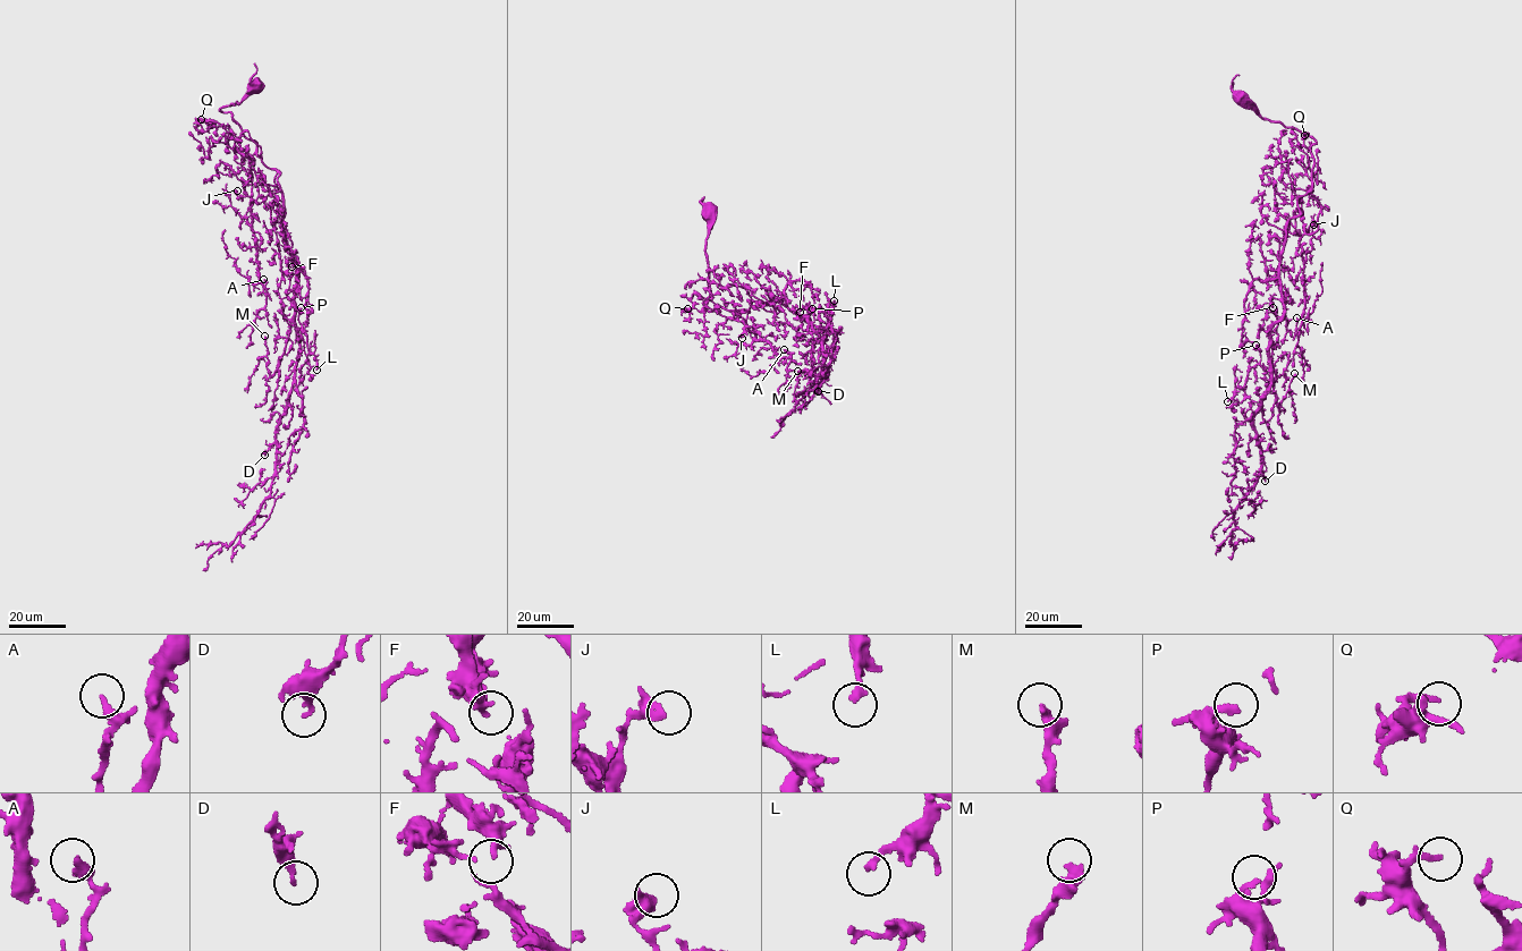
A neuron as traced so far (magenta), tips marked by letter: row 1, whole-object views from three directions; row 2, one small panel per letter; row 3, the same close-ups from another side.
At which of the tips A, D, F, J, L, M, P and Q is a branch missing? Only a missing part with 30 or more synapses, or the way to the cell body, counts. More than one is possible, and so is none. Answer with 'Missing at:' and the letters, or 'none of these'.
Missing at: none of these

